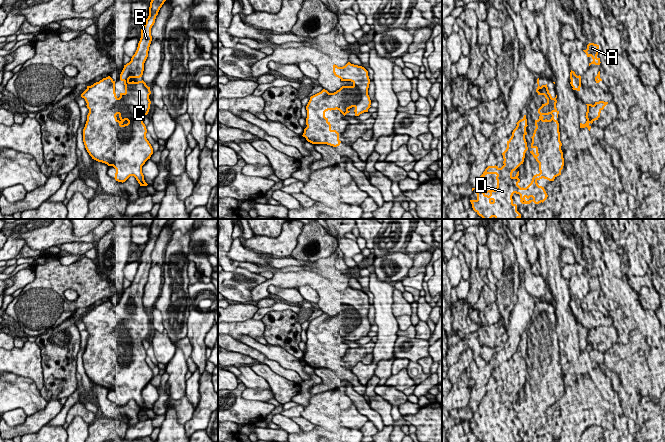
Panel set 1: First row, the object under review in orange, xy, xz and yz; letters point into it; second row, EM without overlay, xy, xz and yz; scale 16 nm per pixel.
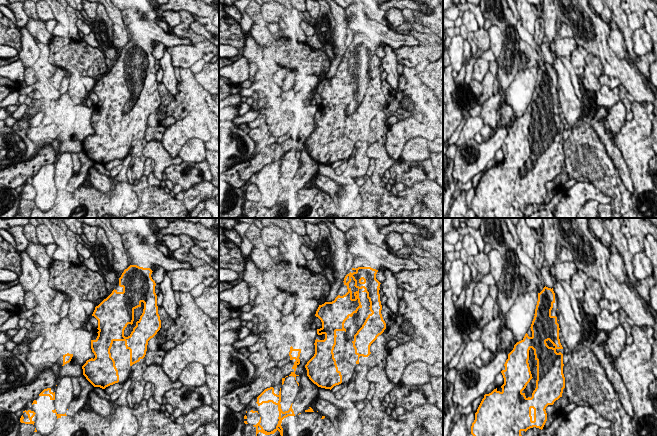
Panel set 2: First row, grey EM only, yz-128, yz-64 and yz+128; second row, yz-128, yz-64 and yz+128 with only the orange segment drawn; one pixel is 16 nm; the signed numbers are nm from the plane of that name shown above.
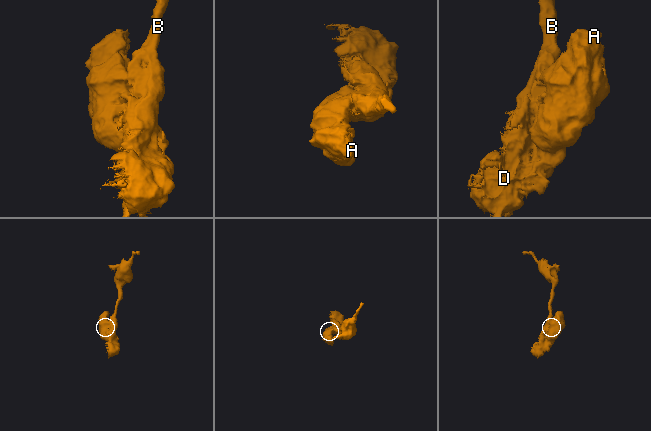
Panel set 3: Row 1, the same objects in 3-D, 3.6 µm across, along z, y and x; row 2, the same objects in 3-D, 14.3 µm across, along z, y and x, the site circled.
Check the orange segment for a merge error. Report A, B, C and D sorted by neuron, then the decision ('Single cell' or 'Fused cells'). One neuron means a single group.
Groups: A B C D. Single cell

